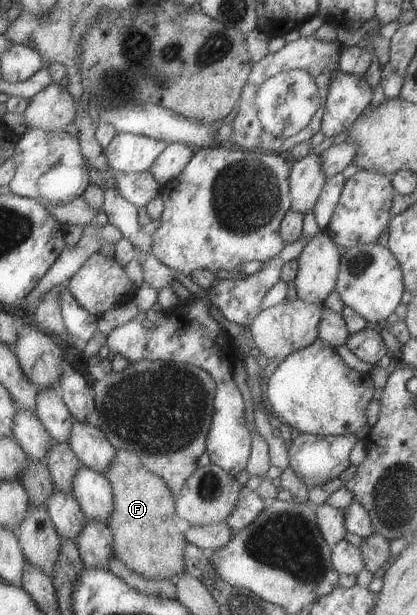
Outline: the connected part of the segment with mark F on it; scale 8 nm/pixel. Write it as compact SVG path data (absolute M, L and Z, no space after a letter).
M116 450L115 456L102 475L109 481L112 490L112 513L106 525L112 538L112 555L130 571L145 578L169 578L183 572L183 551L186 540L176 525L174 499L161 477L143 468L139 457L126 450Z

